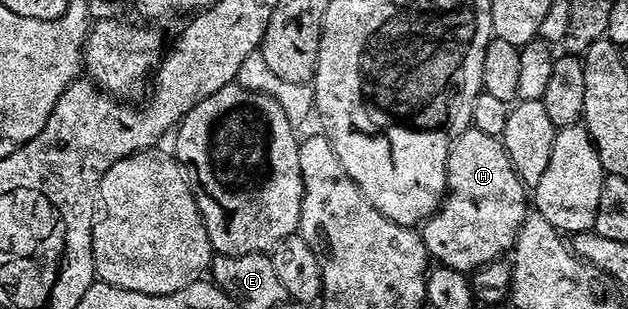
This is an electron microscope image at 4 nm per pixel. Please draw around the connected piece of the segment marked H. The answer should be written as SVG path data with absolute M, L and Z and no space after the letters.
M471 126L452 142L444 202L439 211L424 220L419 233L429 256L439 266L471 273L511 252L528 214L529 192L518 177L503 142Z

